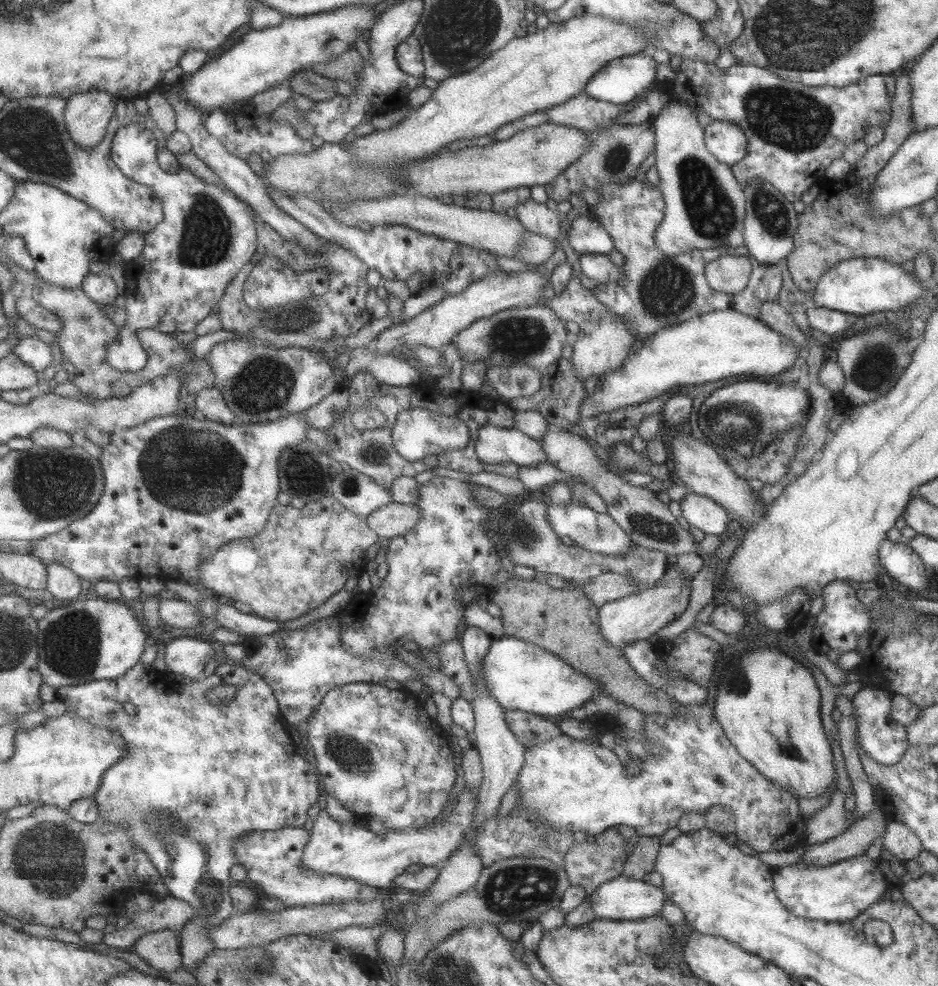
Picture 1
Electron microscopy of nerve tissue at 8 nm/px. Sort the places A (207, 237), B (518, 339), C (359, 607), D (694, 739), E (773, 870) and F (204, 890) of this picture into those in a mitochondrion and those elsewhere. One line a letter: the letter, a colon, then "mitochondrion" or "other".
A: mitochondrion
B: mitochondrion
C: other
D: other
E: other
F: mitochondrion

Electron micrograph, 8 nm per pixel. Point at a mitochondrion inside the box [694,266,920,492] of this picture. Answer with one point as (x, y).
(873, 369)

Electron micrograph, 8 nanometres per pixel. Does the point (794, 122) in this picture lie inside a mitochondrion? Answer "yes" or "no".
yes

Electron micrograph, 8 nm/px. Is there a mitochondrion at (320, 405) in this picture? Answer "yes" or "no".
no

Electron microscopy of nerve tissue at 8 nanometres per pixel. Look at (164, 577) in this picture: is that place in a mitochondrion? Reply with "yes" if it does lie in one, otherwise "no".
no

